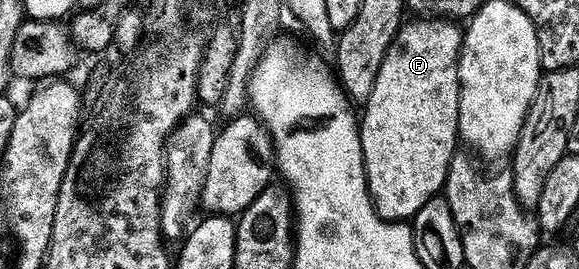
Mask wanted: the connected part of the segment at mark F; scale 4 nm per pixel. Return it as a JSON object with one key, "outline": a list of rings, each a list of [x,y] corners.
{"outline":[[[415,18],[415,21],[404,23],[396,36],[385,62],[381,66],[381,74],[377,74],[377,86],[373,86],[373,94],[369,97],[365,105],[365,111],[361,116],[361,127],[359,137],[363,147],[363,161],[367,171],[367,189],[371,192],[371,201],[375,203],[376,210],[382,220],[392,222],[411,222],[415,215],[435,196],[440,195],[446,189],[447,175],[451,169],[451,164],[455,161],[457,149],[460,147],[459,138],[459,55],[463,53],[464,29],[458,23],[446,18]]]}

